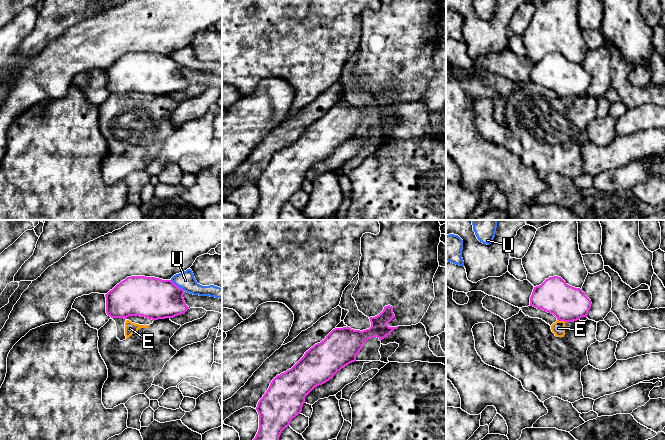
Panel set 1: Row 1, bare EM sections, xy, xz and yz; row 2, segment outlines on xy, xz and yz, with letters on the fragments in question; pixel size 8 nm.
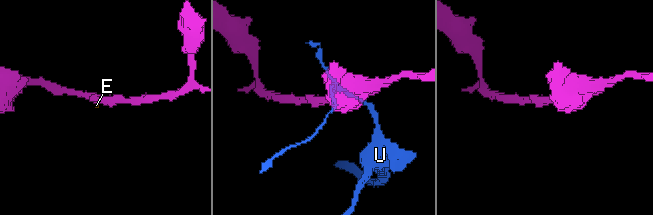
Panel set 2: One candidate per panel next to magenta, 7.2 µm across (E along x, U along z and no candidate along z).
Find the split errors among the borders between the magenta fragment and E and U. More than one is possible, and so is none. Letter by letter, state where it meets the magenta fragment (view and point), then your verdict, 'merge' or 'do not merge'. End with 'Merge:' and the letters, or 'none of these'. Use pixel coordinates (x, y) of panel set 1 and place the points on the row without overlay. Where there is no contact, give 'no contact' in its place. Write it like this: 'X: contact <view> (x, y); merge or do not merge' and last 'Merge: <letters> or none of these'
E: contact yz (561, 96); do not merge
U: contact xy (176, 61); do not merge
Merge: none of these

